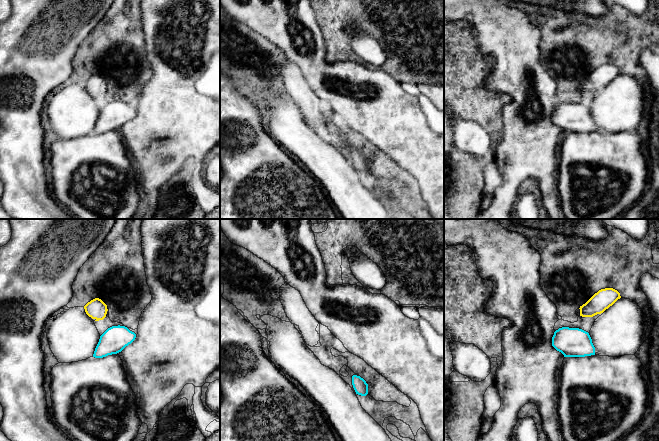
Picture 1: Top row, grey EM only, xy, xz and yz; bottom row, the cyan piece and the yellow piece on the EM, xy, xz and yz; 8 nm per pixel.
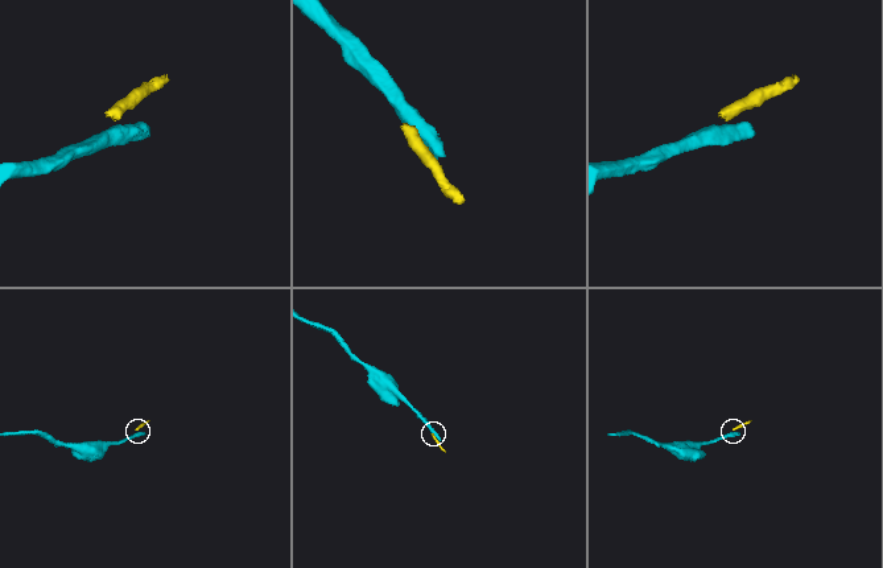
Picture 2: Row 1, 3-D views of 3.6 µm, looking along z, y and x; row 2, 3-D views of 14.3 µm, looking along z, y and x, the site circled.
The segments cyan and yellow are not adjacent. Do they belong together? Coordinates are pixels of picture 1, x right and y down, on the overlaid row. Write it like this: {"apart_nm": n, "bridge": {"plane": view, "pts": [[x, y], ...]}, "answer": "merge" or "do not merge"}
{"apart_nm": 90, "bridge": {"plane": "xy", "pts": [[108, 328], [102, 319]]}, "answer": "do not merge"}

